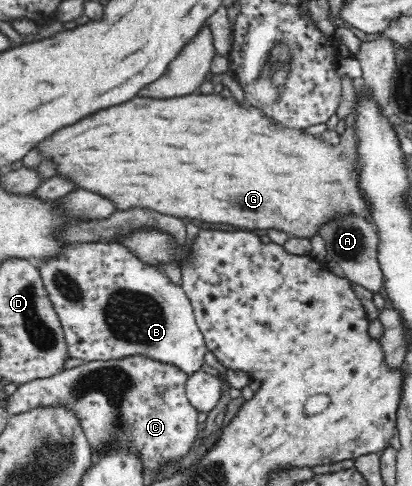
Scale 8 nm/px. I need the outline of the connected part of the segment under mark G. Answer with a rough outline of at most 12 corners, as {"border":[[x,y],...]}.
{"border":[[134,98],[42,161],[114,210],[310,238],[370,220],[340,145]]}

